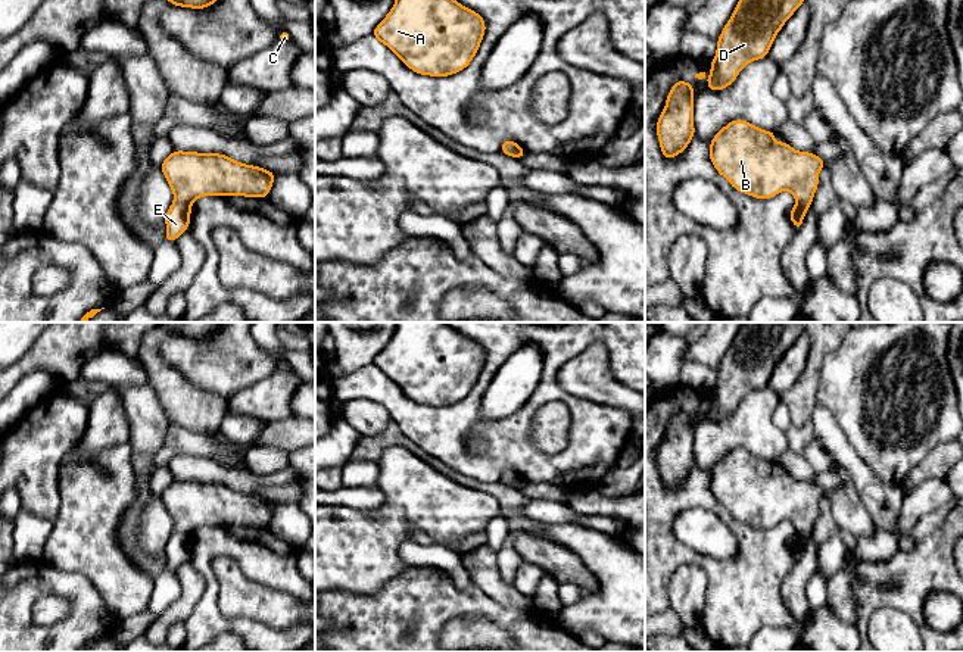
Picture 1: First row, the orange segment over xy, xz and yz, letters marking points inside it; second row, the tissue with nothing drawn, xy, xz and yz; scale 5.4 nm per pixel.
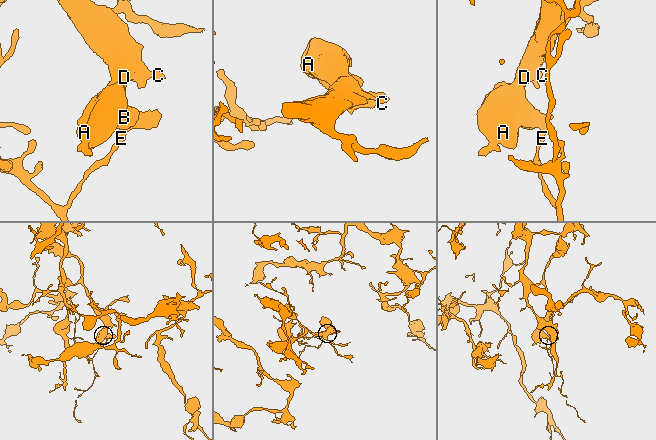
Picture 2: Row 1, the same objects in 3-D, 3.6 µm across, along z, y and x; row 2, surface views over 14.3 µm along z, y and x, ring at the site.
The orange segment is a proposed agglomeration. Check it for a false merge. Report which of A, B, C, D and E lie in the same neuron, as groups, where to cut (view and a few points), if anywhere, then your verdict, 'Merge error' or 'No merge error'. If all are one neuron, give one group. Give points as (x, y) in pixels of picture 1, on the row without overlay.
Groups: A B C D E. No split. No merge error

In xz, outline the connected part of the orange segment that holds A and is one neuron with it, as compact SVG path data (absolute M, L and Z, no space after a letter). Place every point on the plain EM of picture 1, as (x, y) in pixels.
M396 322L393 337L374 358L373 366L387 375L411 400L437 408L465 399L474 389L484 362L482 344L445 322Z

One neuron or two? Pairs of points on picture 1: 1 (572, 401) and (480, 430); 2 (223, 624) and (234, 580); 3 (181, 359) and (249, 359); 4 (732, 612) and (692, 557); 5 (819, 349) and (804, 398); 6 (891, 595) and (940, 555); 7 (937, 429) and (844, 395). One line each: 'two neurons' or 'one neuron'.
1: one neuron
2: two neurons
3: one neuron
4: one neuron
5: one neuron
6: one neuron
7: one neuron

